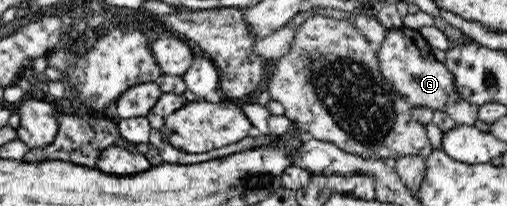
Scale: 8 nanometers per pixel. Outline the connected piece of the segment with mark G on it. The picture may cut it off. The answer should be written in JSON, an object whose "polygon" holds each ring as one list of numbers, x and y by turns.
{"polygon":[[403,26,387,30,384,42,377,47,377,54,382,74,392,82,394,90,405,97,411,107,414,105,424,107,426,105,433,110,440,109,459,124,473,125,474,121,478,119,478,106,464,102,456,94,452,73,444,66,444,62,434,58,430,46,420,32,414,28]]}

